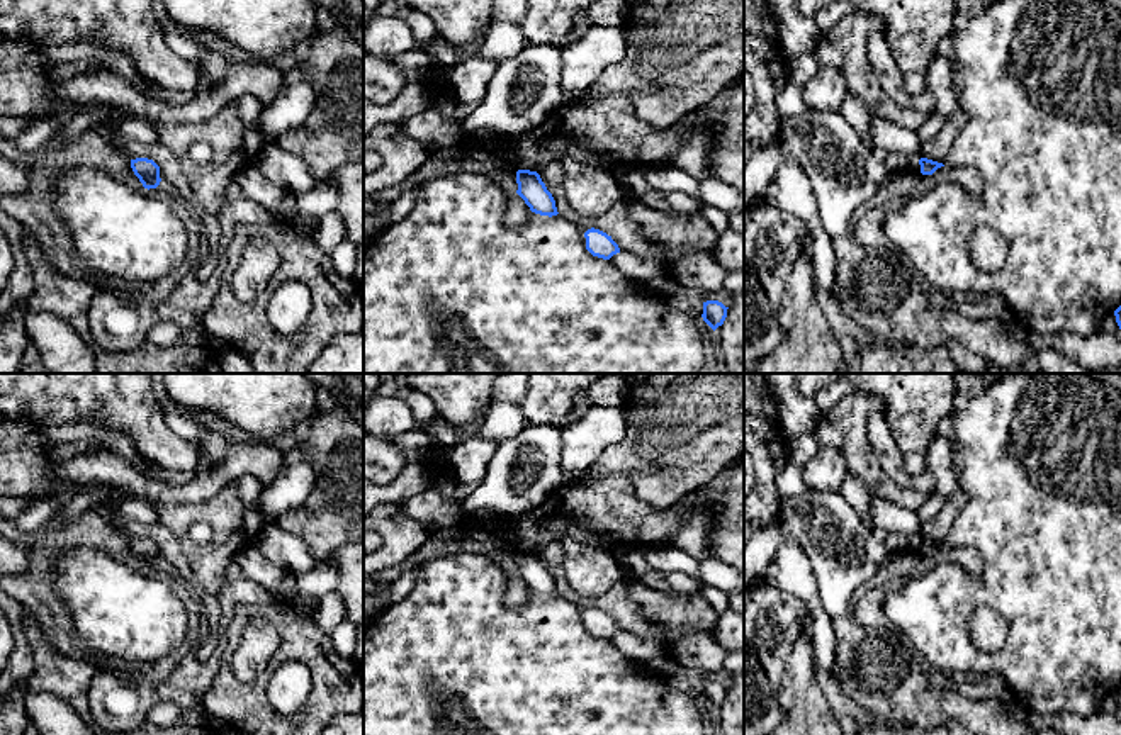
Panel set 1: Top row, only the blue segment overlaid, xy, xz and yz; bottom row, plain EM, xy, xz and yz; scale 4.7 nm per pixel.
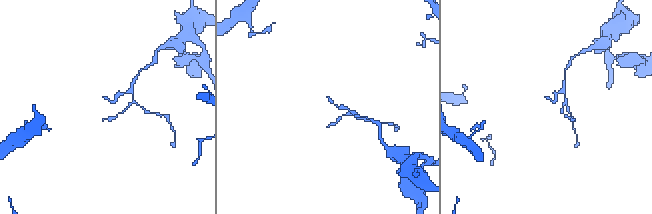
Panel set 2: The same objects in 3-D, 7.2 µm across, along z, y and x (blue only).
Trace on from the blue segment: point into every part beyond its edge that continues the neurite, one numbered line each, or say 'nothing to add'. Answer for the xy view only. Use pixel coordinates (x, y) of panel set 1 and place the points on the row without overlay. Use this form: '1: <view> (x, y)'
nothing to add

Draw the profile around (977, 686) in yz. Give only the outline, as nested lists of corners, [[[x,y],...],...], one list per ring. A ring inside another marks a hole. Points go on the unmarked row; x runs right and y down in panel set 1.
[[[966,674],[960,679],[960,687],[972,699],[1006,698],[1006,681],[999,674]]]

